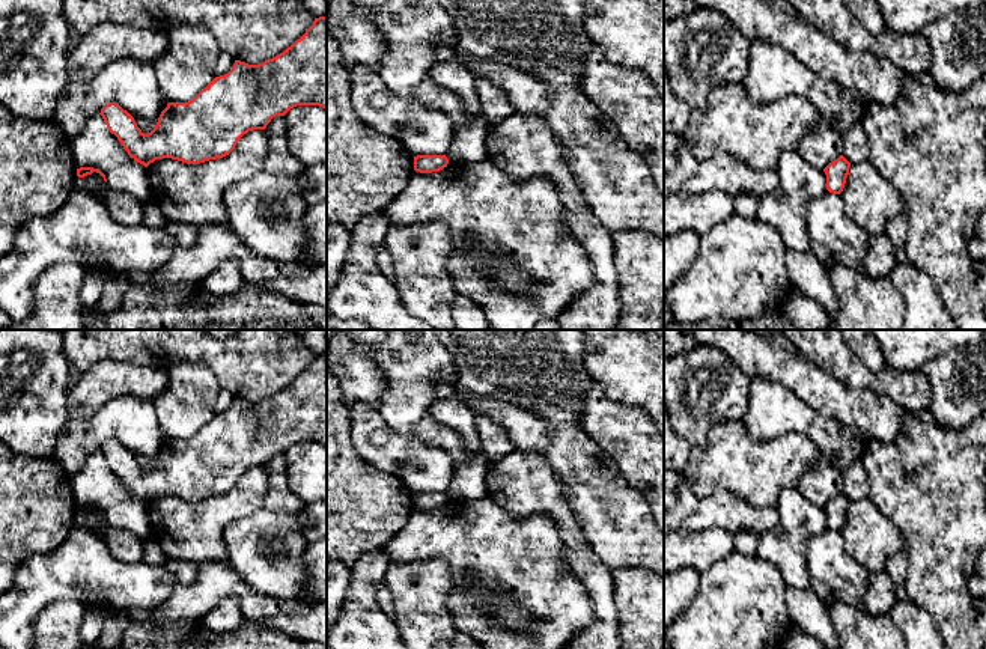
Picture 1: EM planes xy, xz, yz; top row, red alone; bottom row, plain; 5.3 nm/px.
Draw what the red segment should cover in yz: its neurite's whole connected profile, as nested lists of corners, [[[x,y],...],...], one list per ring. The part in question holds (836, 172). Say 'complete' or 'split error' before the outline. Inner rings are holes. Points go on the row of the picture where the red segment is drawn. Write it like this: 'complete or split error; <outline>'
complete; [[[840,155],[823,169],[826,175],[826,190],[829,193],[840,194],[843,191],[846,178],[849,175],[849,167],[851,163],[843,155]]]

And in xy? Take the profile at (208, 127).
complete; [[[327,15],[315,18],[306,33],[275,57],[259,65],[235,60],[227,74],[215,77],[191,101],[169,102],[148,134],[116,102],[105,104],[99,114],[128,155],[148,167],[161,158],[187,164],[223,158],[235,149],[244,134],[265,129],[272,117],[285,116],[297,105],[327,108]]]

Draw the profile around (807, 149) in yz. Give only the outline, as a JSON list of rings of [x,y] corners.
[[[820,117],[799,142],[798,154],[811,166],[825,169],[841,155],[843,136],[831,129]]]

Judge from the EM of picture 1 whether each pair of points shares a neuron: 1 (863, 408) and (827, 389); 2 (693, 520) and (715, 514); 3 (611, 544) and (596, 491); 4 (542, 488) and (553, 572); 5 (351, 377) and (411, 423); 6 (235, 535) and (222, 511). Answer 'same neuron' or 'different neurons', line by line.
1: same neuron
2: same neuron
3: same neuron
4: different neurons
5: different neurons
6: different neurons

